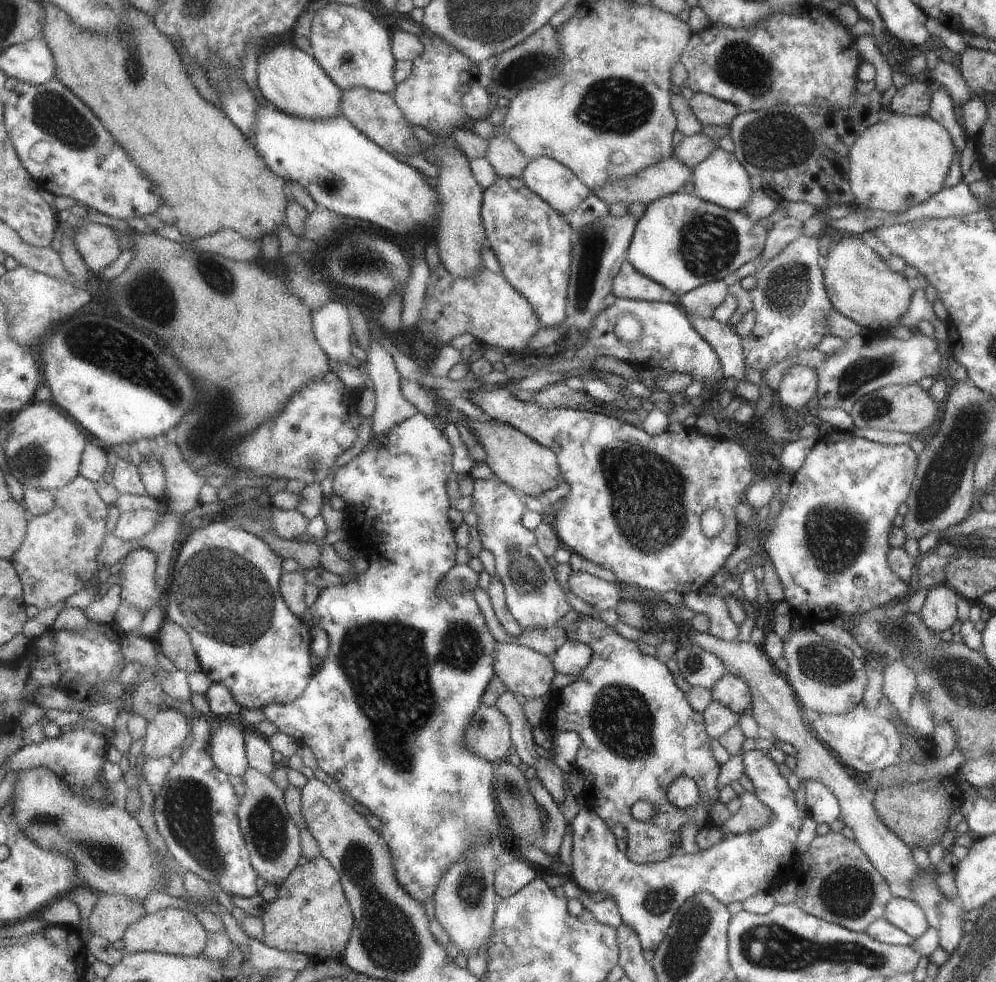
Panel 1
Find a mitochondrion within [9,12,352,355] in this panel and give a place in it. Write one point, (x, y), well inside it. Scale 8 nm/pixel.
(52, 112)

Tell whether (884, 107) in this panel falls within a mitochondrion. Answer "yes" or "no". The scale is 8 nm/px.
no

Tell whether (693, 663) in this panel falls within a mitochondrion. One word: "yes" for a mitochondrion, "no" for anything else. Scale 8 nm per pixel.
yes

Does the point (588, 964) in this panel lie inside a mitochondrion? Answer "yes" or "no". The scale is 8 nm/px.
no

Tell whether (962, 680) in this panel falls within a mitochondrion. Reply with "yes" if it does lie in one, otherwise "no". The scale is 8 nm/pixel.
yes

